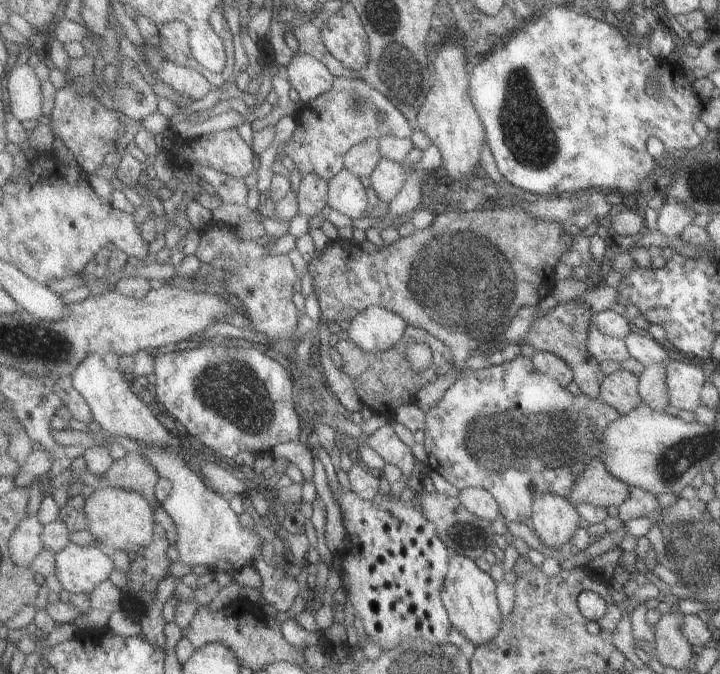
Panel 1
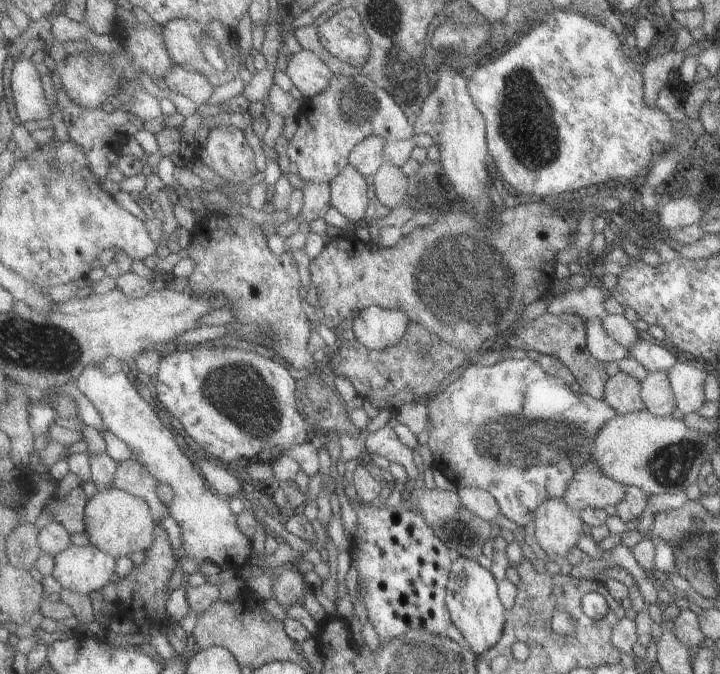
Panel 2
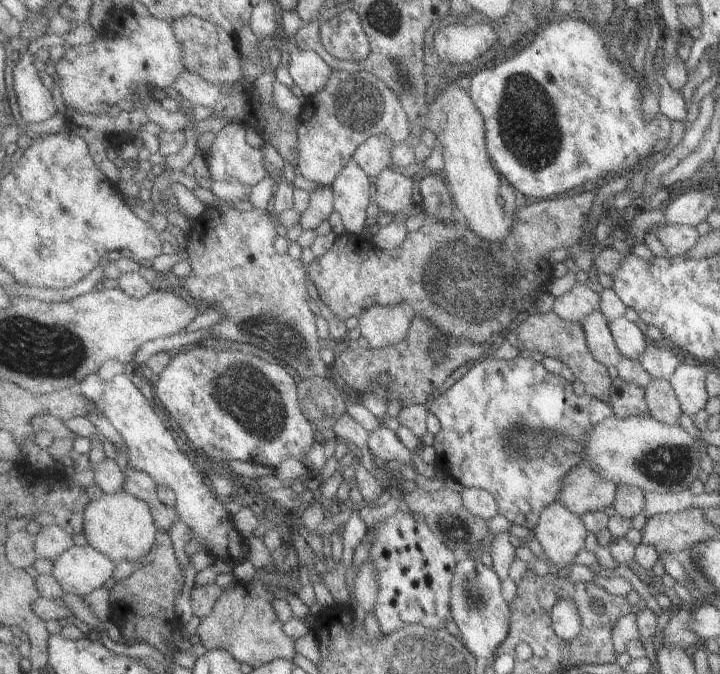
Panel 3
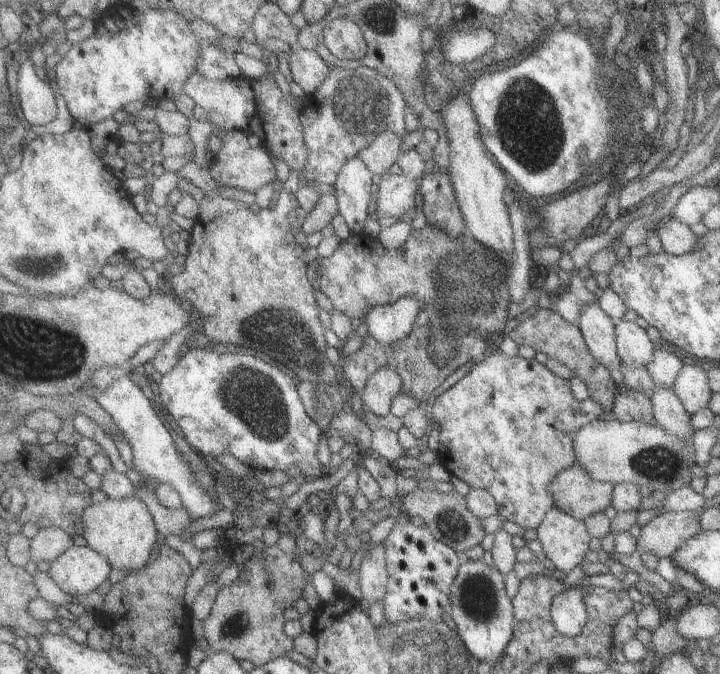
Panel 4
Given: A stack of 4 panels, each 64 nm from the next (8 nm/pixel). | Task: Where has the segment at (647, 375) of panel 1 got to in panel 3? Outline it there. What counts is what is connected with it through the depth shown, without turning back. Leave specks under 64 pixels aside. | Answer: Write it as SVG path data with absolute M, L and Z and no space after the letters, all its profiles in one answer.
M653 378L645 388L645 398L649 402L649 414L665 424L679 424L683 412L679 396L673 388L673 382L667 378Z

